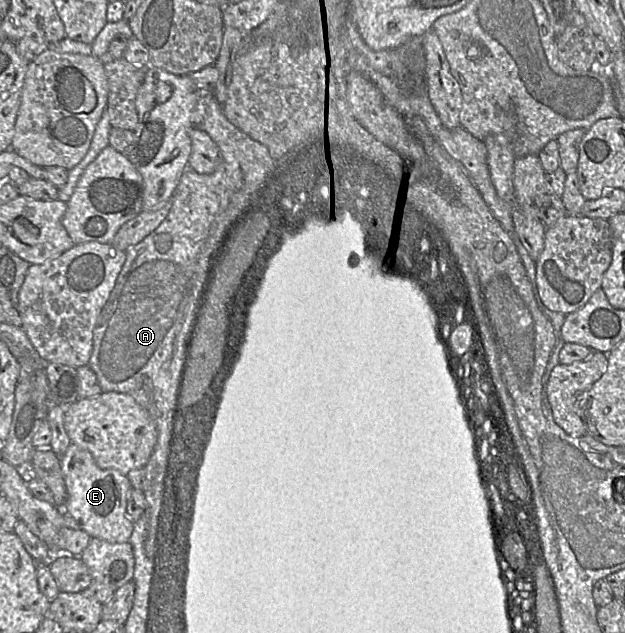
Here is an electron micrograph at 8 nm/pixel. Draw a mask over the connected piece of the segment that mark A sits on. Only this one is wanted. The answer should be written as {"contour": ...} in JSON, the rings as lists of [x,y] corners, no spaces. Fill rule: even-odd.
{"contour":[[[224,26],[222,46],[214,63],[220,73],[220,78],[213,91],[197,90],[197,96],[207,98],[210,103],[206,109],[205,119],[194,128],[207,133],[218,147],[219,166],[209,174],[199,174],[191,168],[185,169],[172,196],[171,207],[166,218],[152,233],[126,251],[126,259],[115,286],[93,330],[93,349],[88,366],[95,373],[102,392],[117,392],[131,396],[156,427],[157,441],[149,459],[153,459],[159,447],[160,453],[168,453],[180,370],[194,324],[199,292],[209,257],[227,225],[244,205],[252,200],[254,192],[275,167],[276,160],[270,156],[267,147],[235,127],[222,110],[222,104],[226,100],[226,89],[231,83],[233,62],[249,41],[250,32]]]}

